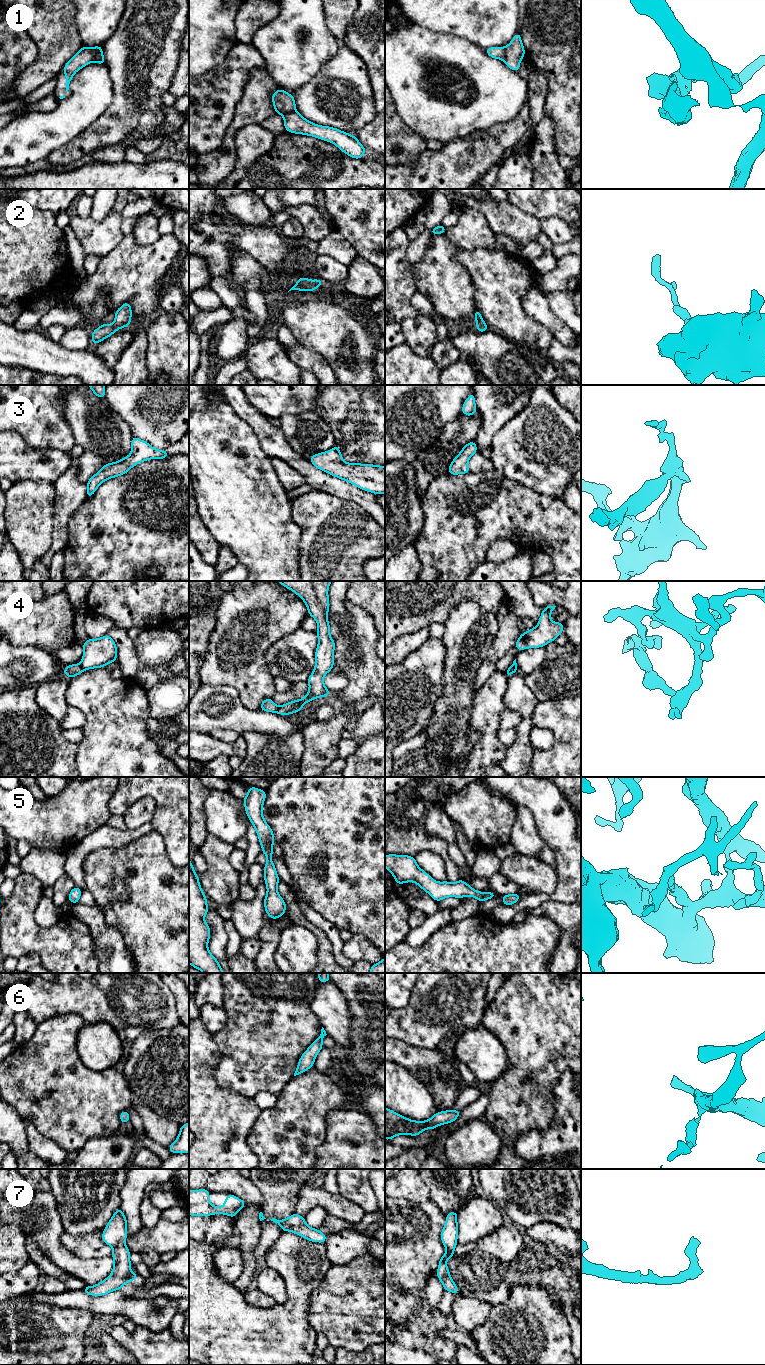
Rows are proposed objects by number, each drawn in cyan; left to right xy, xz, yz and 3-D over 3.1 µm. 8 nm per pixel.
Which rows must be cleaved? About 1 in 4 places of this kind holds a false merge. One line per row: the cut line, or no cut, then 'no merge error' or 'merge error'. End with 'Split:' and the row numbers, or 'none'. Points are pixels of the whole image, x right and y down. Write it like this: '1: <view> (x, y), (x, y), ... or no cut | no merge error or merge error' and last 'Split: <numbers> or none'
1: xy (91, 48), (94, 52), (92, 61) | merge error
2: no cut | no merge error
3: no cut | no merge error
4: xy (79, 664), (83, 670) | merge error
5: no cut | no merge error
6: no cut | no merge error
7: no cut | no merge error
Split: 1, 4

